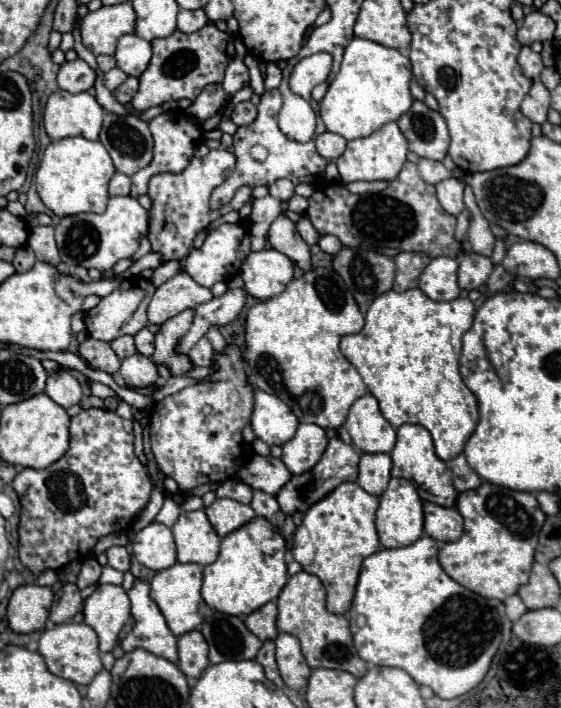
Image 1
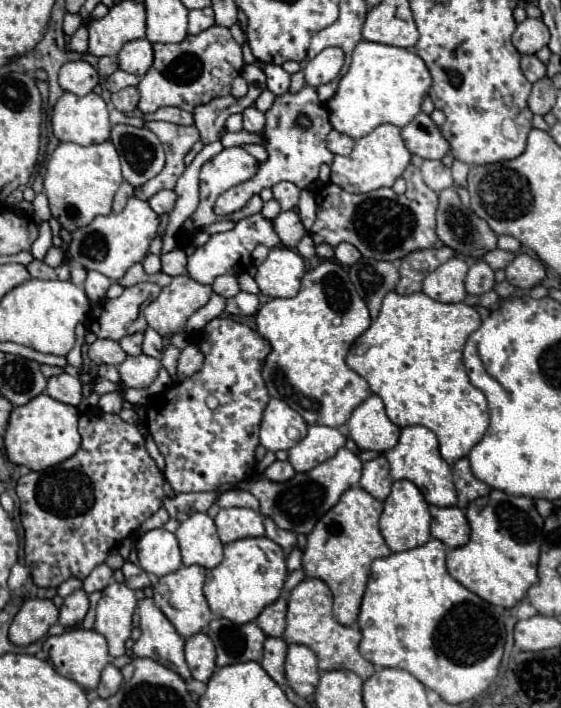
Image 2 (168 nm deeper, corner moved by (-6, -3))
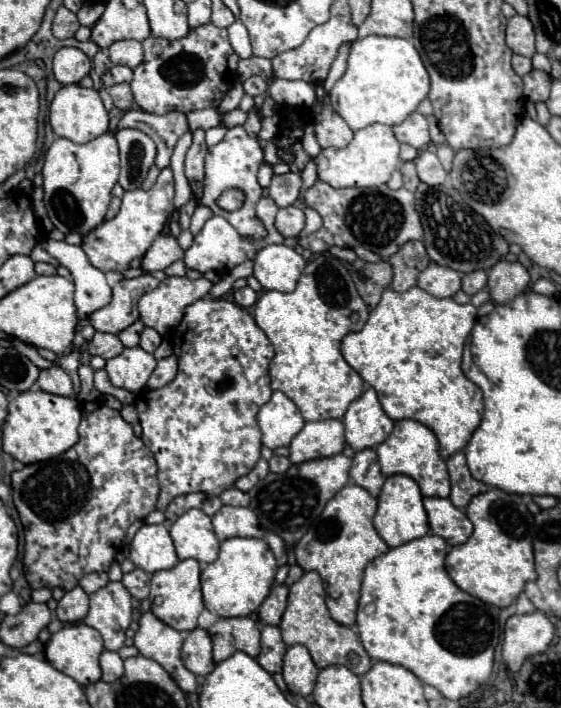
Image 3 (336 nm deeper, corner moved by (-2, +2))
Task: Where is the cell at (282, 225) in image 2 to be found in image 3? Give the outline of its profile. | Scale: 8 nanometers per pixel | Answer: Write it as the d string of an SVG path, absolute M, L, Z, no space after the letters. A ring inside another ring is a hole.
M296 206L280 208L276 214L276 228L284 238L298 236L304 228L304 212Z

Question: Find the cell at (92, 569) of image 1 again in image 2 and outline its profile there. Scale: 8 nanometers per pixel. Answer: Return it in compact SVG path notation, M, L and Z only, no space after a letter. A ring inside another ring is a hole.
M102 563L102 565L94 567L94 571L84 579L84 587L82 589L90 595L94 591L102 591L110 581L112 581L112 569Z

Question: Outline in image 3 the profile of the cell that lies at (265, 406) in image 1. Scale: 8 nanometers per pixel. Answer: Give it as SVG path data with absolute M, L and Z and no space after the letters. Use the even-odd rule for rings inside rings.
M274 392L272 398L260 408L258 424L262 430L262 444L274 450L290 444L290 440L302 430L304 418L290 398L282 392Z

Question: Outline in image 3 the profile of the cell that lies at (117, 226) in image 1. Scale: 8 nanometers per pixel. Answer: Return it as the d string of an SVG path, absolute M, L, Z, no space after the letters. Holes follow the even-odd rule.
M164 168L160 172L156 184L150 190L136 188L124 192L120 212L112 220L104 220L100 226L96 226L94 230L82 236L80 246L86 252L92 266L96 266L102 272L112 272L112 270L124 272L134 258L146 254L150 244L158 238L168 214L174 210L172 198L174 198L174 178L170 168Z

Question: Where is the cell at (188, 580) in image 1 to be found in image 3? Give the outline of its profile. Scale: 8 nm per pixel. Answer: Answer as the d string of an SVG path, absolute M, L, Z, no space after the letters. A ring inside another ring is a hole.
M182 560L170 570L154 572L152 586L150 586L150 600L152 600L152 614L172 626L174 630L194 630L198 626L198 616L204 610L202 592L200 592L200 566L198 560Z

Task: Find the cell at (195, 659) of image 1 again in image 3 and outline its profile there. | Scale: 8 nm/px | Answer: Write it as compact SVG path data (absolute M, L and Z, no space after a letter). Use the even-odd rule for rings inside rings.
M194 628L182 646L182 660L184 666L196 676L208 676L214 670L212 660L212 640L206 630Z

